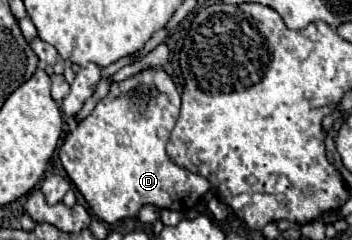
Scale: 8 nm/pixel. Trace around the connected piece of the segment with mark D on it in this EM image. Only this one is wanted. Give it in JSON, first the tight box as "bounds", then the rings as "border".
{"bounds":[60,70,210,224],"border":[[[144,70],[124,82],[114,82],[110,94],[102,98],[94,112],[86,116],[64,140],[60,146],[60,162],[80,190],[92,212],[108,224],[114,224],[124,218],[136,218],[138,210],[144,204],[154,204],[158,208],[170,208],[176,212],[192,210],[200,198],[210,190],[210,182],[200,174],[194,174],[186,168],[176,166],[166,154],[166,142],[180,114],[180,94],[172,78],[164,70]]]}

